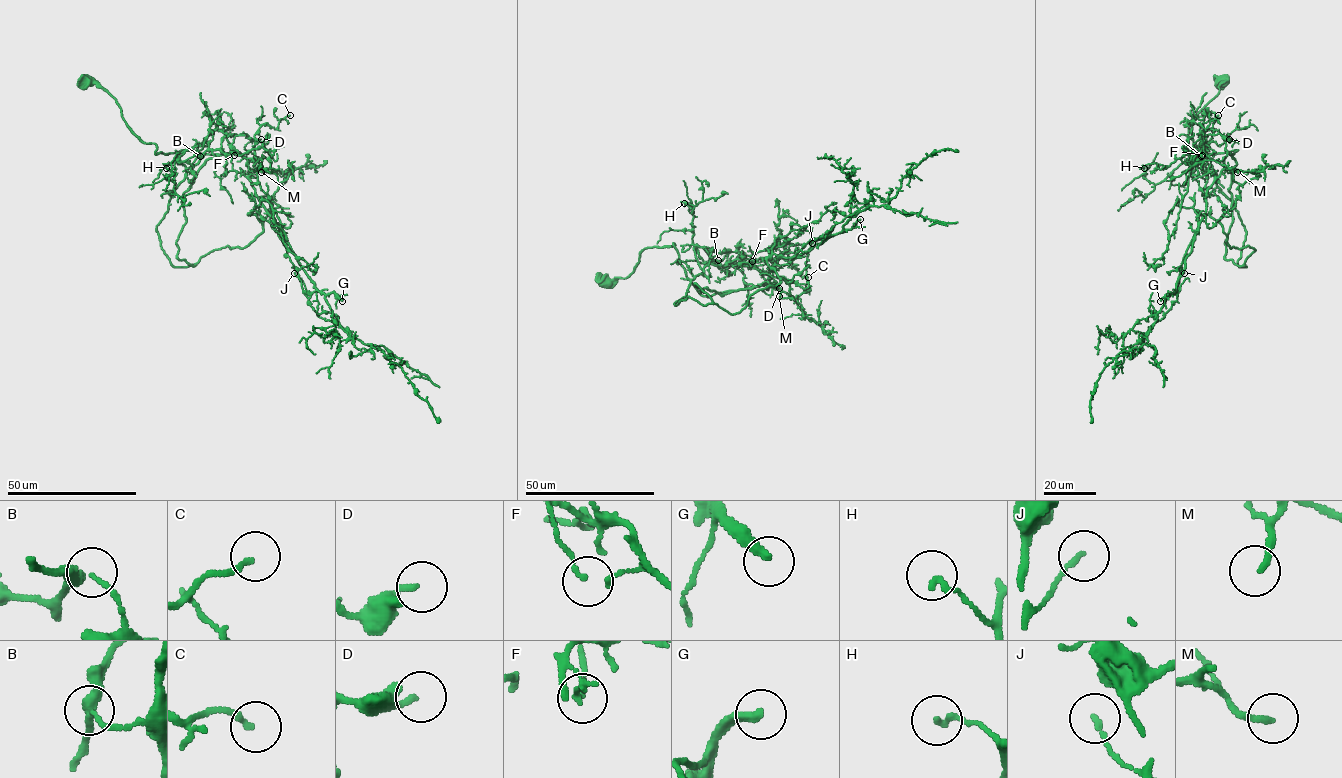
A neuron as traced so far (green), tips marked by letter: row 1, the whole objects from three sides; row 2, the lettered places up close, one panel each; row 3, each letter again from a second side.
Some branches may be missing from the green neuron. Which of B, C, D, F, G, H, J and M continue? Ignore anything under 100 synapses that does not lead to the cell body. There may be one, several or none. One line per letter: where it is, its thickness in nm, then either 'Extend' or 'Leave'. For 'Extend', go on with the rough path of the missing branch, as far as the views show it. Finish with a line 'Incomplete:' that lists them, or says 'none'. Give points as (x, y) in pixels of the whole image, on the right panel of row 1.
B: Place: (1201, 156). Thickness 200 nm. Leave
C: Place: (1218, 115). Thickness 190 nm. Leave
D: Place: (1229, 139). Thickness 180 nm. Leave
F: Place: (1202, 155). Thickness 130 nm. Leave
G: Place: (1160, 301). Thickness 280 nm. Extend. Course of what is missing: (1160, 301), (1159, 305), (1142, 310), (1128, 325), (1108, 322), (1091, 328), (1082, 311)
H: Place: (1144, 168). Thickness 190 nm. Leave
J: Place: (1184, 273). Thickness 150 nm. Leave
M: Place: (1237, 172). Thickness 170 nm. Leave
Incomplete: G

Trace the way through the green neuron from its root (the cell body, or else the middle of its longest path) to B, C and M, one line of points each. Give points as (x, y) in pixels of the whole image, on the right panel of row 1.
B: (1223, 81), (1190, 123), (1184, 151), (1237, 150), (1222, 160), (1198, 158), (1205, 136), (1201, 156)
C: (1223, 81), (1190, 123), (1186, 153), (1237, 150), (1219, 161), (1204, 153), (1199, 124), (1205, 129), (1218, 115)
M: (1223, 81), (1190, 123), (1184, 151), (1237, 150), (1224, 160), (1224, 169), (1237, 172)

